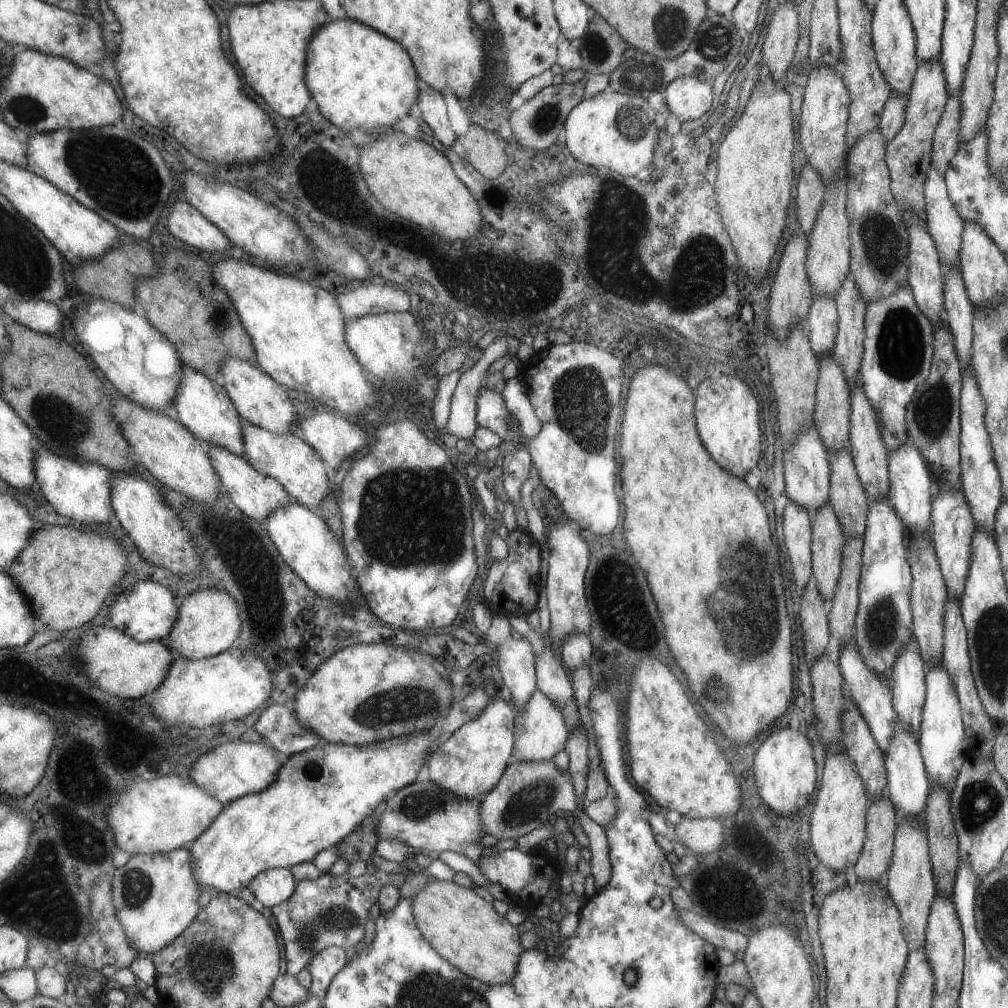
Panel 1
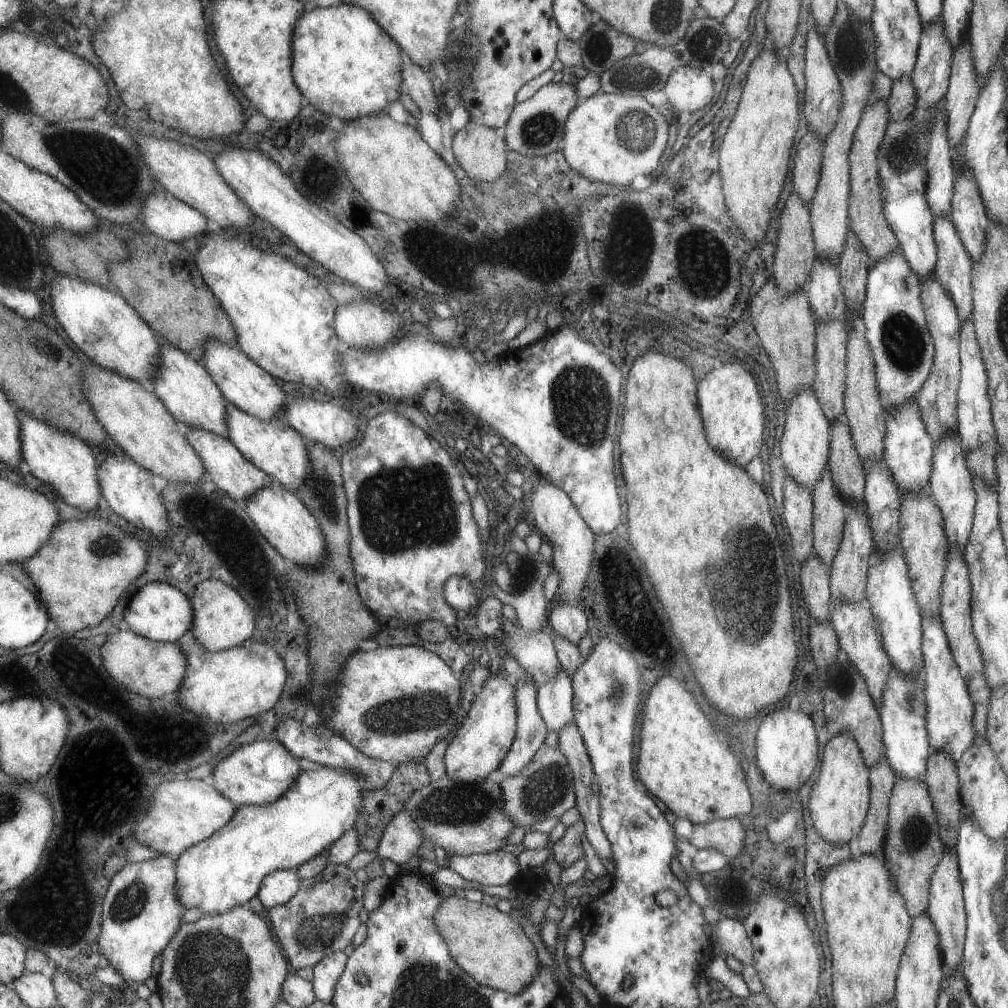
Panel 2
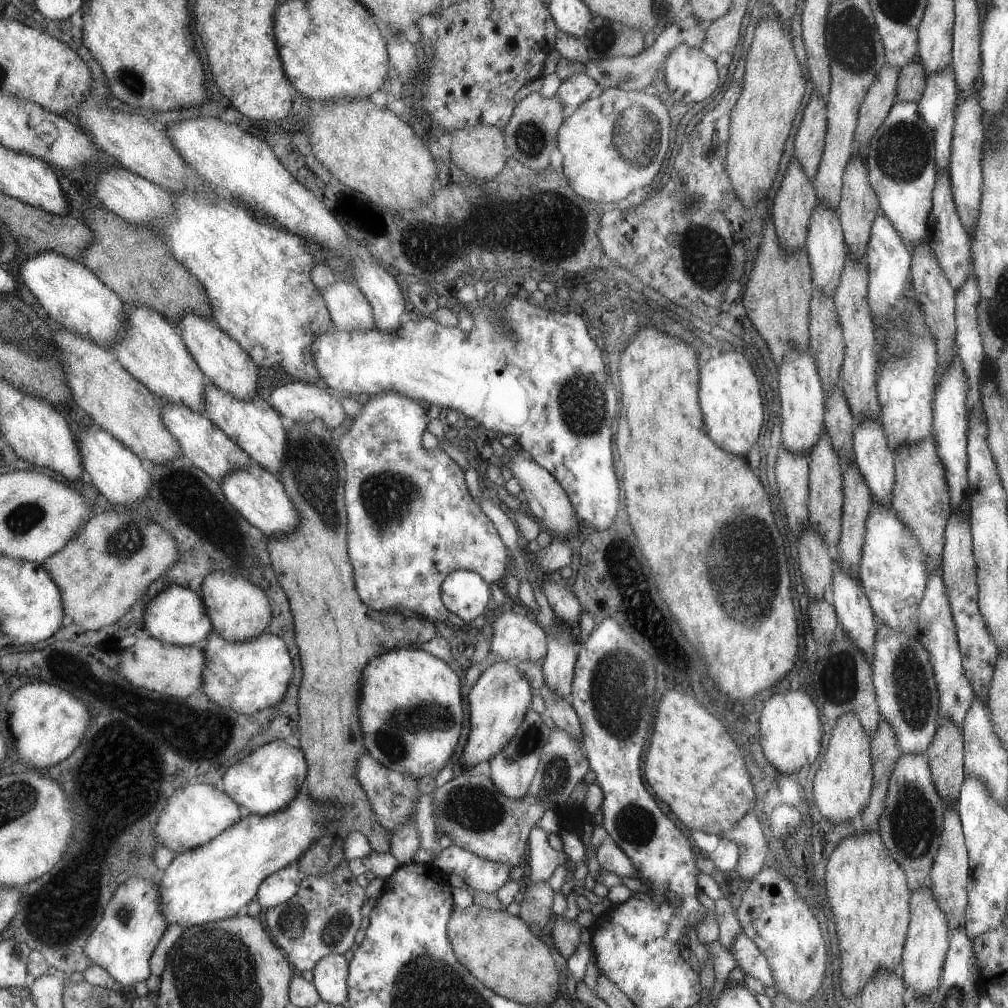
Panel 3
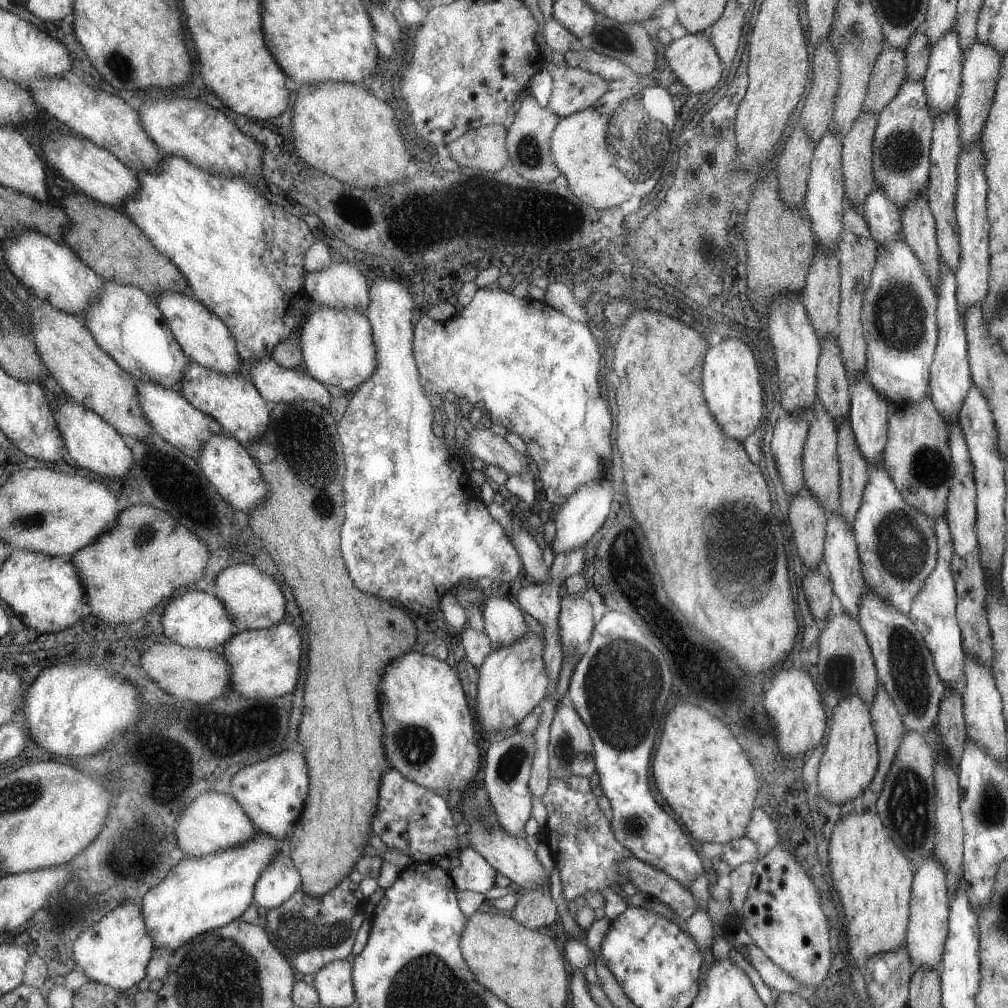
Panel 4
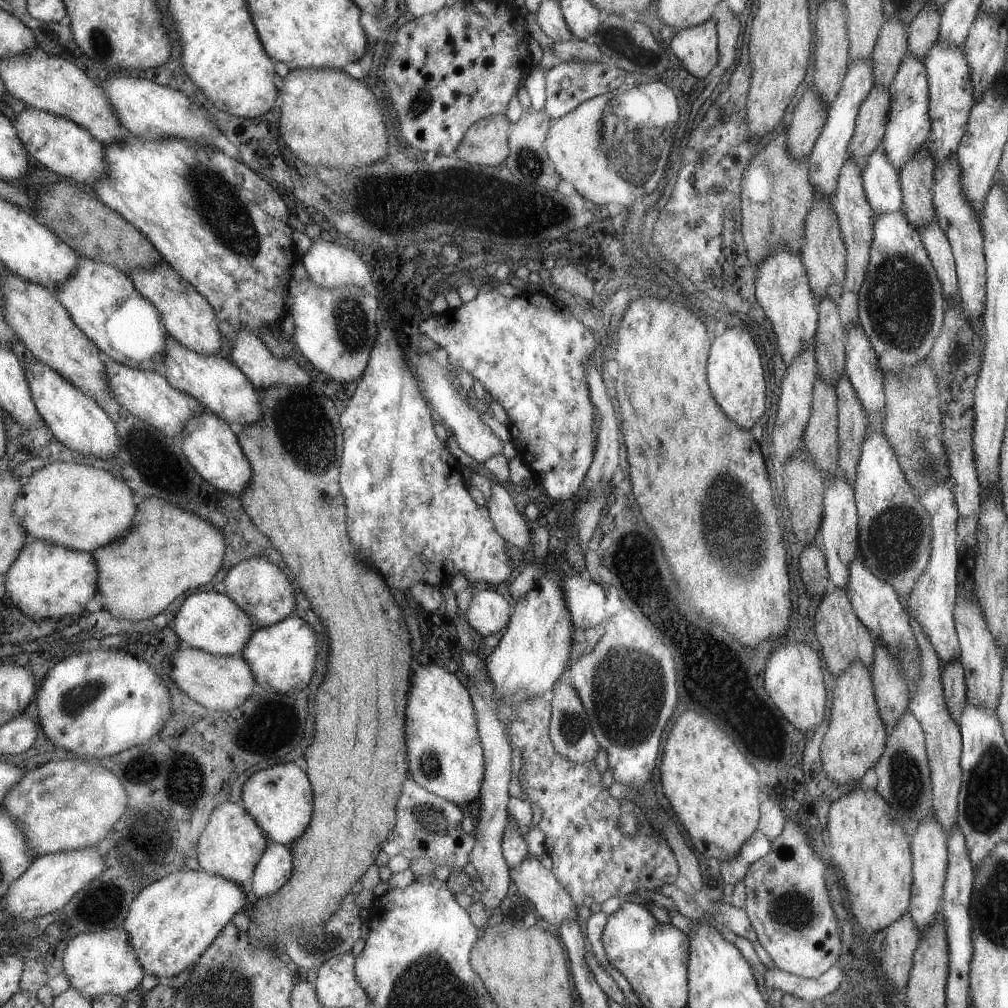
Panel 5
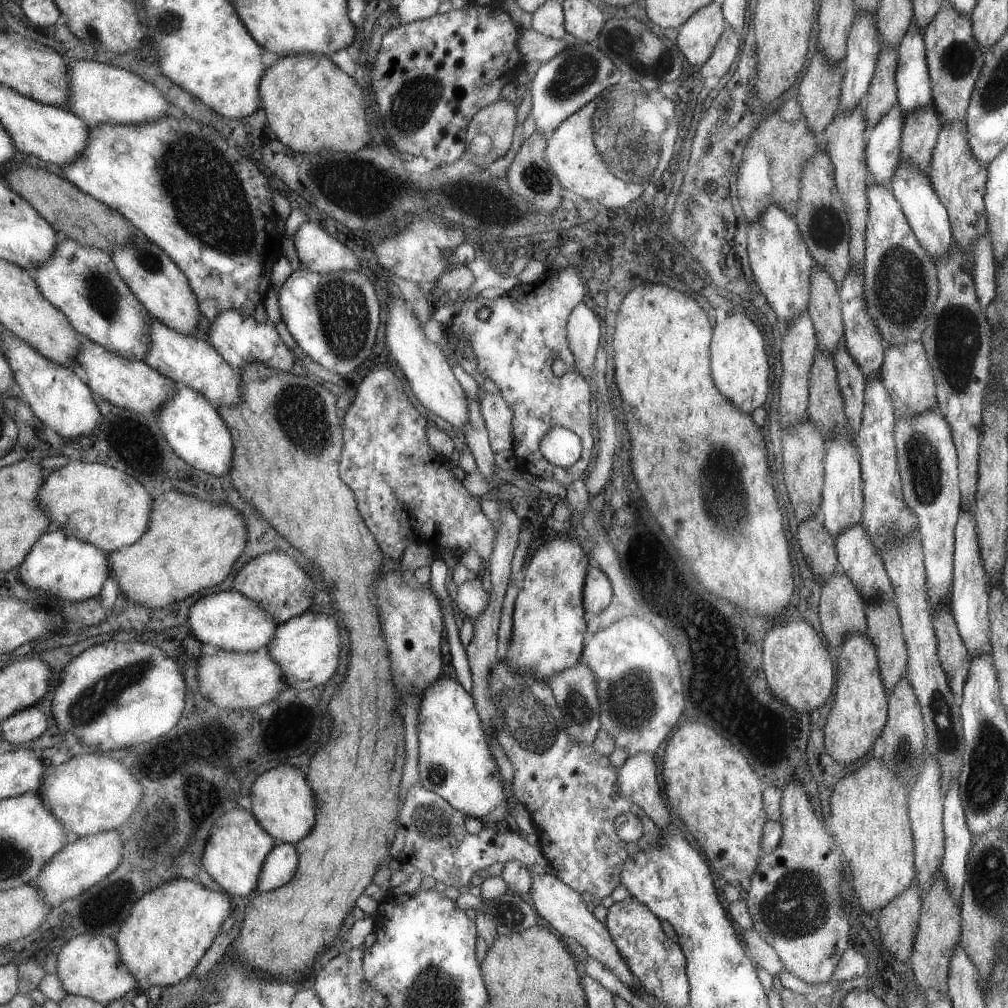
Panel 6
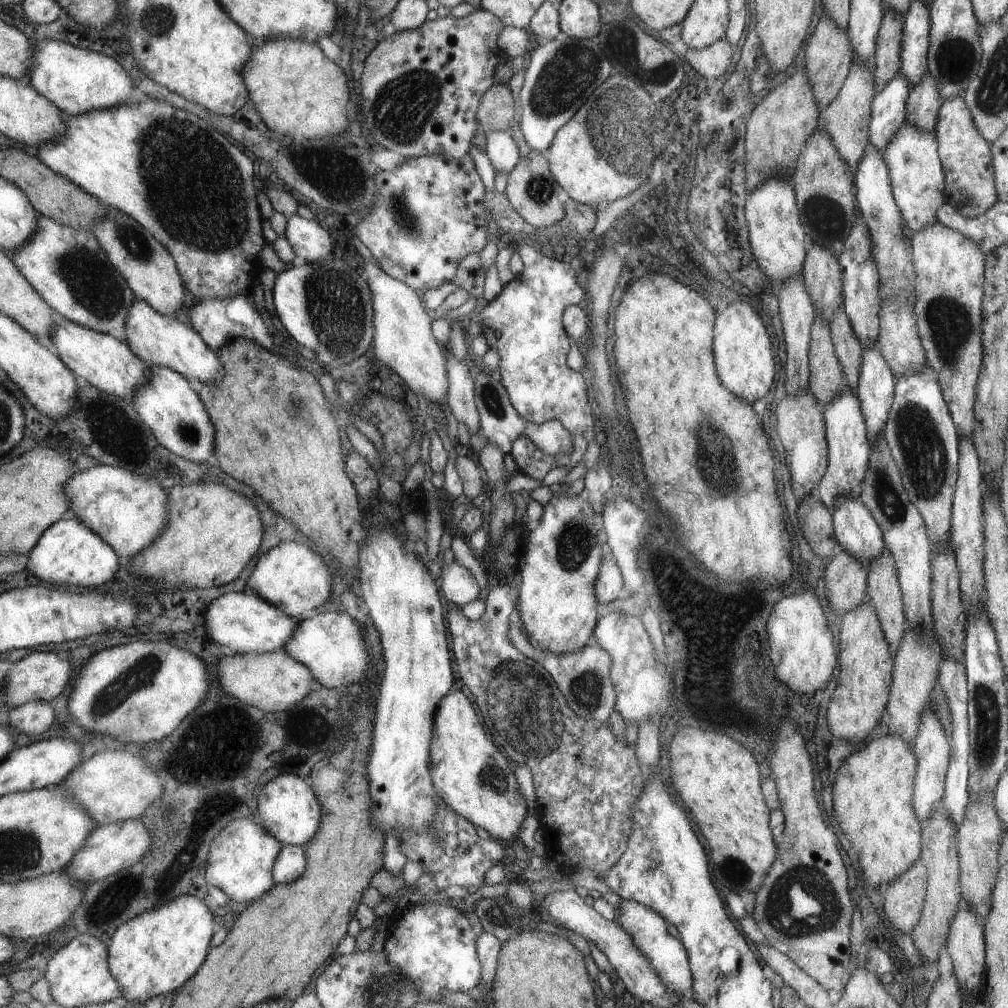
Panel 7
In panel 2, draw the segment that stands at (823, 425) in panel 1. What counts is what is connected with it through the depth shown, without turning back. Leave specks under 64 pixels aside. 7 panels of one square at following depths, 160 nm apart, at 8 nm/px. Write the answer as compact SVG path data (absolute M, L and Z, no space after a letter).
M837 318L825 325L817 323L816 342L816 378L814 378L812 390L819 400L823 413L827 416L830 424L839 420L843 412L844 394L843 378L846 378L845 371L845 333L843 332L843 320Z

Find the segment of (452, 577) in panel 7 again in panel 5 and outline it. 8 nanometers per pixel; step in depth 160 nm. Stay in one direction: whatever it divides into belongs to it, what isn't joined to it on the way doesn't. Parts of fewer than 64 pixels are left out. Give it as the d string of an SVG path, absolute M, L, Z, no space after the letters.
M474 590L463 614L469 627L483 638L507 626L509 604L498 590Z

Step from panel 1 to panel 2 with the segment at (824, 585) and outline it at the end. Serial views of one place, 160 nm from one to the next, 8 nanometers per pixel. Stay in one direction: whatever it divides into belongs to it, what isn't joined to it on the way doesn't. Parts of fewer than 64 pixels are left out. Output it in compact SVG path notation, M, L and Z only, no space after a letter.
M826 466L824 474L812 488L813 493L813 548L820 561L831 566L841 542L843 502L833 486L832 475Z

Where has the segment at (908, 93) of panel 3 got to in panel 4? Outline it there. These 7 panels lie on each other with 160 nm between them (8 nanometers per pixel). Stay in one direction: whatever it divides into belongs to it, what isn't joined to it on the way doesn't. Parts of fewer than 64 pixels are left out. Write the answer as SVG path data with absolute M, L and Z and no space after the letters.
M921 24L903 51L906 61L906 78L911 81L921 81L927 72L928 58L931 56L931 45L925 36L925 24Z

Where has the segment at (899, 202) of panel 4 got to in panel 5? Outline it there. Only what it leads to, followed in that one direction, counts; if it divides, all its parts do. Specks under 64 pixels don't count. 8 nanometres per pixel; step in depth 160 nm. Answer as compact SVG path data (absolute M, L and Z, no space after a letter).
M907 52L904 58L901 58L900 66L897 66L897 73L893 76L888 90L891 94L891 102L880 146L888 155L889 161L897 168L897 171L900 171L901 166L921 146L926 145L926 139L931 130L931 116L928 108L931 100L928 96L928 74L925 71L924 63Z

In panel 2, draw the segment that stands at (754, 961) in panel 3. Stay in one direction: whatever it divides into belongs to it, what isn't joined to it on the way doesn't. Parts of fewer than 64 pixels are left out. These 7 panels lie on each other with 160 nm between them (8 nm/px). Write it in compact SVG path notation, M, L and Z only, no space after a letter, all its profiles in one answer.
M720 917L714 926L711 925L711 937L724 956L731 953L742 965L754 966L752 946L742 923Z

